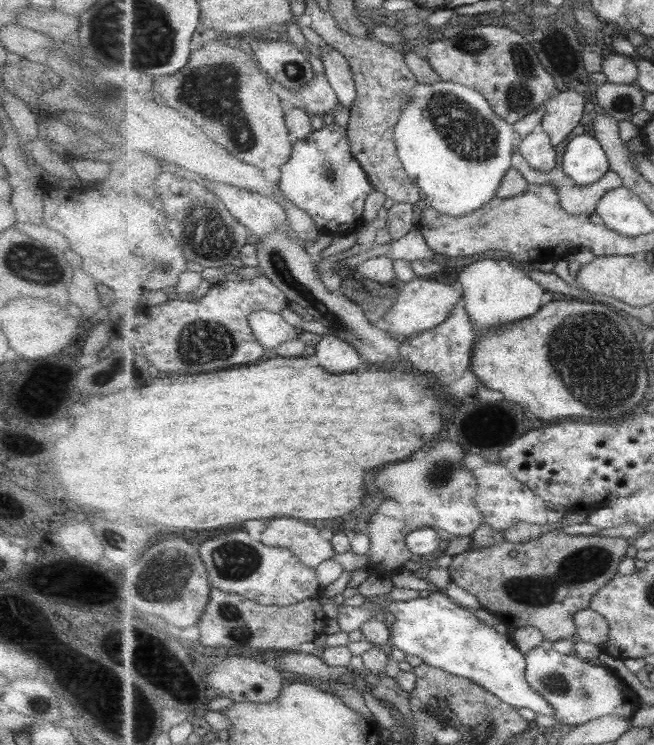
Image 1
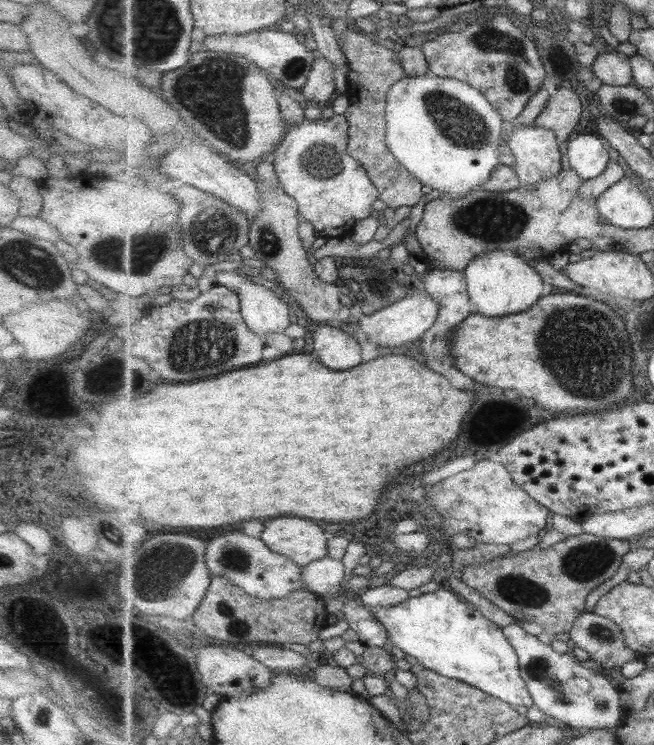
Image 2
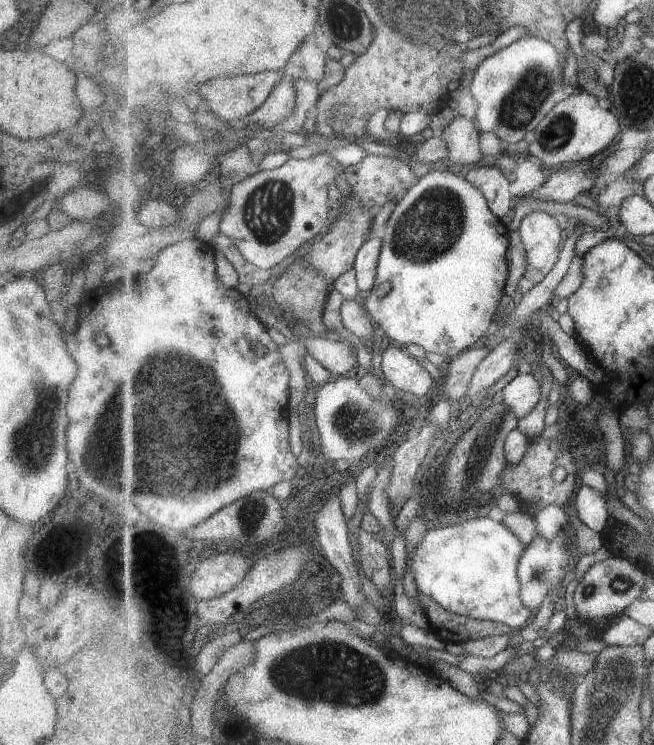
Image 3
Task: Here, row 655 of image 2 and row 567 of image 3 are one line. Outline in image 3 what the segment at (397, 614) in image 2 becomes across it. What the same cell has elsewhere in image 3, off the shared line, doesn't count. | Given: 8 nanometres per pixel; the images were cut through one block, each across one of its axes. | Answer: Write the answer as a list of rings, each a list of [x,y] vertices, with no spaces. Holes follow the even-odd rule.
[[[481,514],[467,515],[437,528],[431,526],[427,535],[415,544],[409,552],[408,564],[418,590],[433,598],[448,612],[480,621],[498,621],[512,628],[522,628],[534,618],[521,601],[521,584],[518,578],[518,565],[523,557],[525,546],[507,529],[502,522],[495,522]]]

